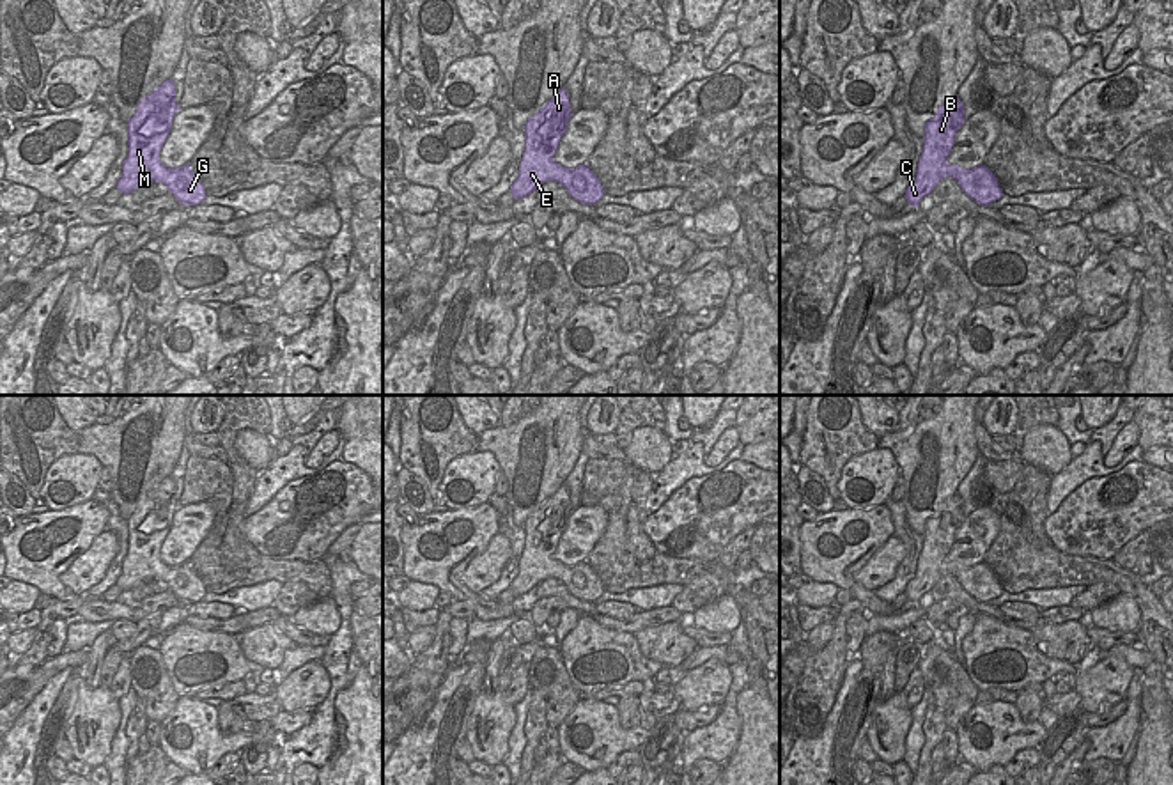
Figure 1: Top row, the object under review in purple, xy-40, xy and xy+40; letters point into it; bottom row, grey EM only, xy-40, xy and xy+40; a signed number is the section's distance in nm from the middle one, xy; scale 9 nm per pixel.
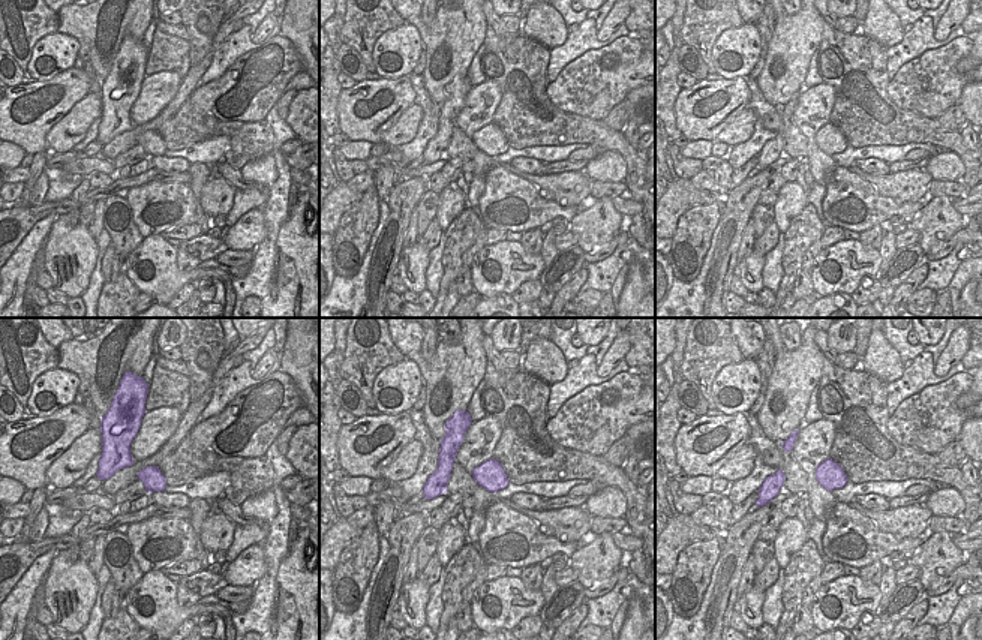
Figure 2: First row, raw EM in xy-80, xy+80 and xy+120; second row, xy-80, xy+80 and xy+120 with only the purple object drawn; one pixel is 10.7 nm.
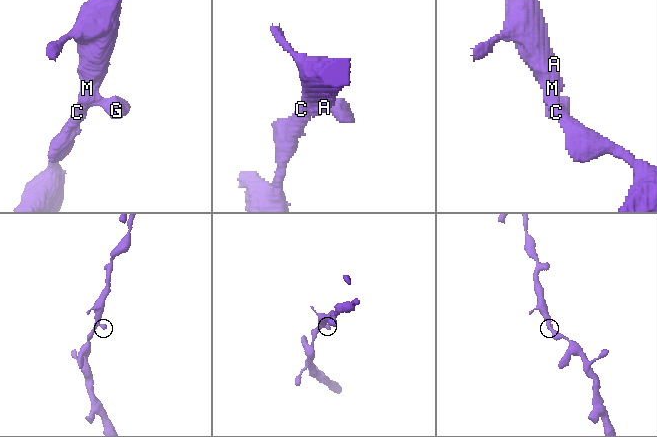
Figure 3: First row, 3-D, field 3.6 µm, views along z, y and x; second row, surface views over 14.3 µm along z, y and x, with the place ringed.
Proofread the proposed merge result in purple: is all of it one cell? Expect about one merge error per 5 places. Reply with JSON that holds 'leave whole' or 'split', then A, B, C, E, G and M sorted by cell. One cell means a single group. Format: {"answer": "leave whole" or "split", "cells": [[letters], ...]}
{"answer": "leave whole", "cells": [["A", "B", "C", "E", "G", "M"]]}

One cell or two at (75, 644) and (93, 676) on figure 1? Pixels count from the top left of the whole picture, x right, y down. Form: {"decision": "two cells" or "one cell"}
{"decision": "two cells"}

